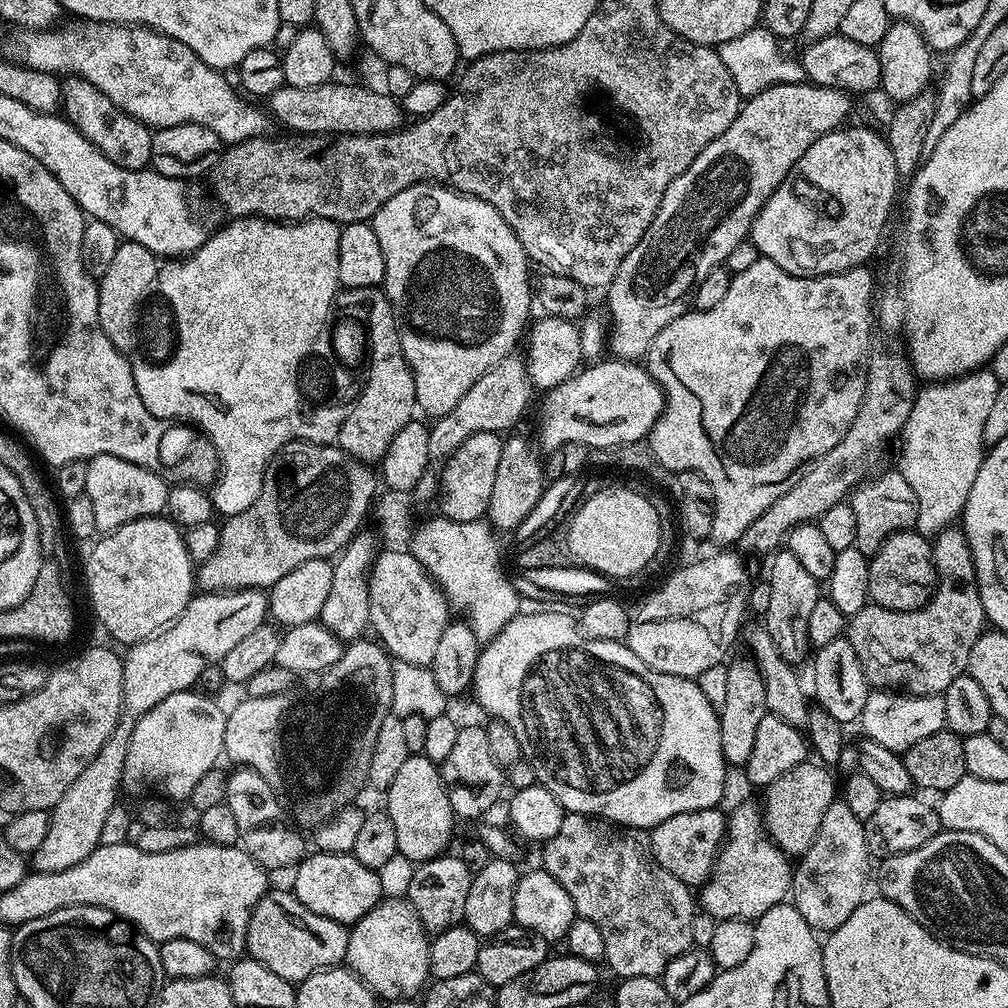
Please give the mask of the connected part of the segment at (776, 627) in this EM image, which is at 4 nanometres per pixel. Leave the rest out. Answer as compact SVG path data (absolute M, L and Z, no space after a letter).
M780 550L771 557L772 565L768 568L766 579L770 586L770 610L766 610L763 619L770 638L774 638L774 646L778 646L778 654L786 658L786 662L793 666L807 661L810 656L808 631L806 622L814 607L814 602L822 599L821 585L814 577L799 564L798 558L786 550Z

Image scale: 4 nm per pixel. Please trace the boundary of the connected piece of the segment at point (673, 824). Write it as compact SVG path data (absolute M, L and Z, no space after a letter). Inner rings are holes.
M714 807L674 814L674 818L666 818L650 829L652 853L658 866L670 870L674 878L693 890L699 889L707 880L716 864L716 854L726 839L726 816L720 811L719 807Z

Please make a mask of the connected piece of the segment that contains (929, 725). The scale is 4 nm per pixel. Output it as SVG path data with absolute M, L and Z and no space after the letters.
M872 690L866 698L866 706L862 706L862 714L858 721L864 727L863 735L878 742L888 750L899 754L905 752L914 742L922 738L930 738L930 734L938 734L946 728L946 706L943 695L909 696L896 690Z

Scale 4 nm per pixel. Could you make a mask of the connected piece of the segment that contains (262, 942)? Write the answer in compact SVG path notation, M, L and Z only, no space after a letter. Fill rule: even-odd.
M269 890L256 903L250 914L244 946L251 959L262 962L262 966L266 966L266 970L274 970L274 974L278 974L278 978L299 982L310 978L310 974L320 972L323 968L335 968L343 965L348 934L349 929L345 925L334 922L322 914L314 914L314 910L306 910L306 906L302 906L302 902L298 902L298 898L291 891Z

